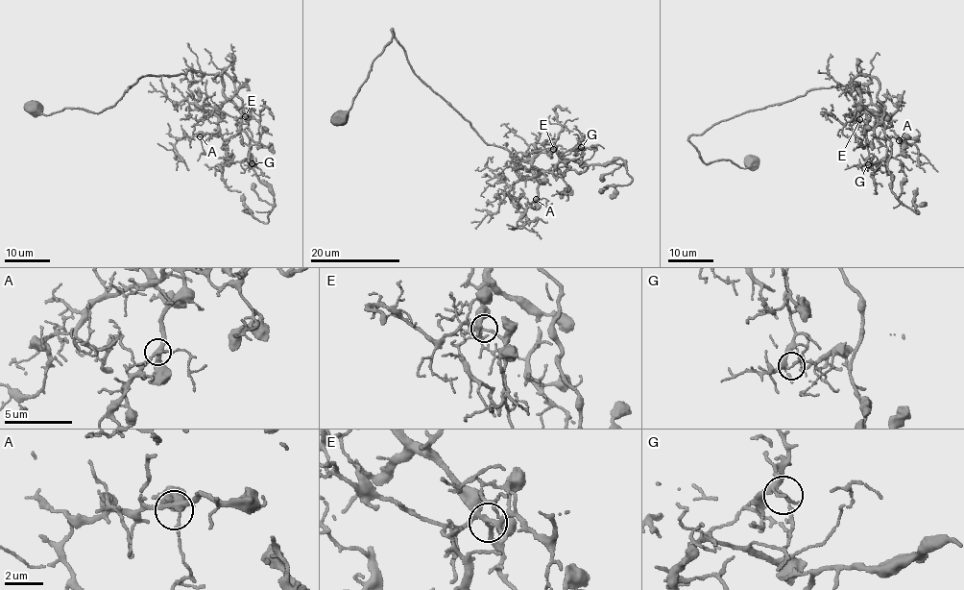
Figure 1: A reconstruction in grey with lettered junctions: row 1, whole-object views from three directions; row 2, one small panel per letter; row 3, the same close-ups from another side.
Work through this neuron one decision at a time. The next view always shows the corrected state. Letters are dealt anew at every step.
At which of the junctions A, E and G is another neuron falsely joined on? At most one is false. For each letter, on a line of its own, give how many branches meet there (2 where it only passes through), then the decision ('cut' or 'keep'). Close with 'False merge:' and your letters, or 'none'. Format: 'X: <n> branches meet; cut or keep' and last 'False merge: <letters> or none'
A: 4 branches meet; keep
E: 4 branches meet; cut
G: 4 branches meet; keep
False merge: E

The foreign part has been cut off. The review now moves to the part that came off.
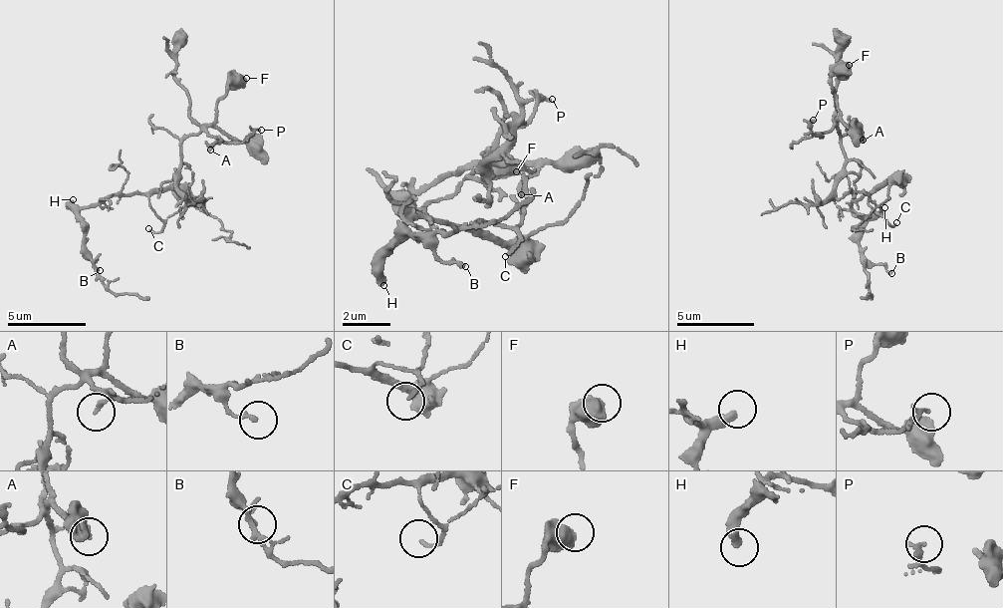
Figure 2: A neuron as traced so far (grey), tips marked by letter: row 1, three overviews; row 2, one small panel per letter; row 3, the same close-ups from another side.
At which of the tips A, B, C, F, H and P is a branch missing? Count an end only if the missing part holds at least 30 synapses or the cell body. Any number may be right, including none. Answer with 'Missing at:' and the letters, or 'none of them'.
Missing at: H

